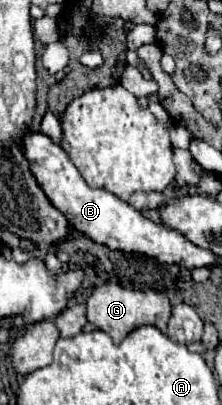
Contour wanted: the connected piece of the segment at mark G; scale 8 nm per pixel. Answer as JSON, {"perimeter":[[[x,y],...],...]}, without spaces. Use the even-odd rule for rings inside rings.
{"perimeter":[[[105,283],[101,287],[95,287],[91,297],[87,299],[87,321],[93,323],[97,329],[105,331],[113,343],[121,343],[133,327],[141,325],[153,325],[161,333],[167,331],[167,321],[171,315],[171,303],[165,293],[159,291],[135,291],[125,289],[119,283]]]}

